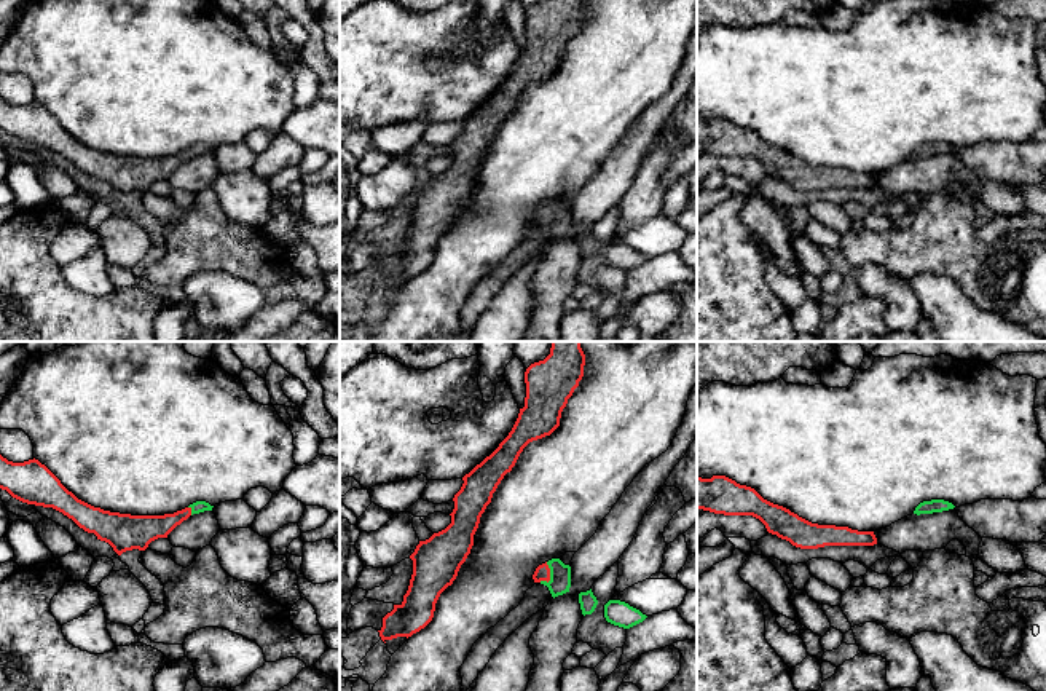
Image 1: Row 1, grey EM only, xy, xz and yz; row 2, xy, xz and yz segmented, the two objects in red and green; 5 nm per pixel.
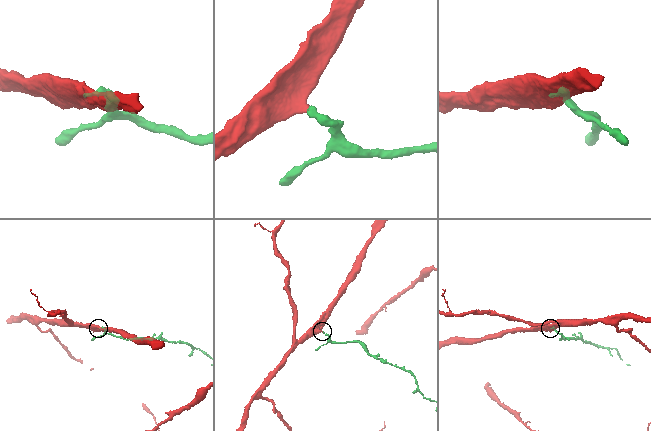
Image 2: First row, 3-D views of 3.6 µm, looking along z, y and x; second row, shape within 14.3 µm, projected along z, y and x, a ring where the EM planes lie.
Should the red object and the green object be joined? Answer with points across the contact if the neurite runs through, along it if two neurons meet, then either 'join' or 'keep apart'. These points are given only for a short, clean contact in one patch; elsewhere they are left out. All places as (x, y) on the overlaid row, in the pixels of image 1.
way xz (542, 572), (549, 573), (560, 575); join

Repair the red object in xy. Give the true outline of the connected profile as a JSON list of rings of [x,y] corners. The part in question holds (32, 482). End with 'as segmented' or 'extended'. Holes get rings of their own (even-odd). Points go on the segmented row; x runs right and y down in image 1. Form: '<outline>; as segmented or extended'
[[[0,455],[0,488],[13,498],[35,506],[53,507],[97,539],[108,543],[121,555],[126,551],[145,551],[148,544],[167,535],[193,514],[212,511],[206,501],[164,515],[131,515],[104,511],[78,499],[38,460],[8,461]]]; extended

